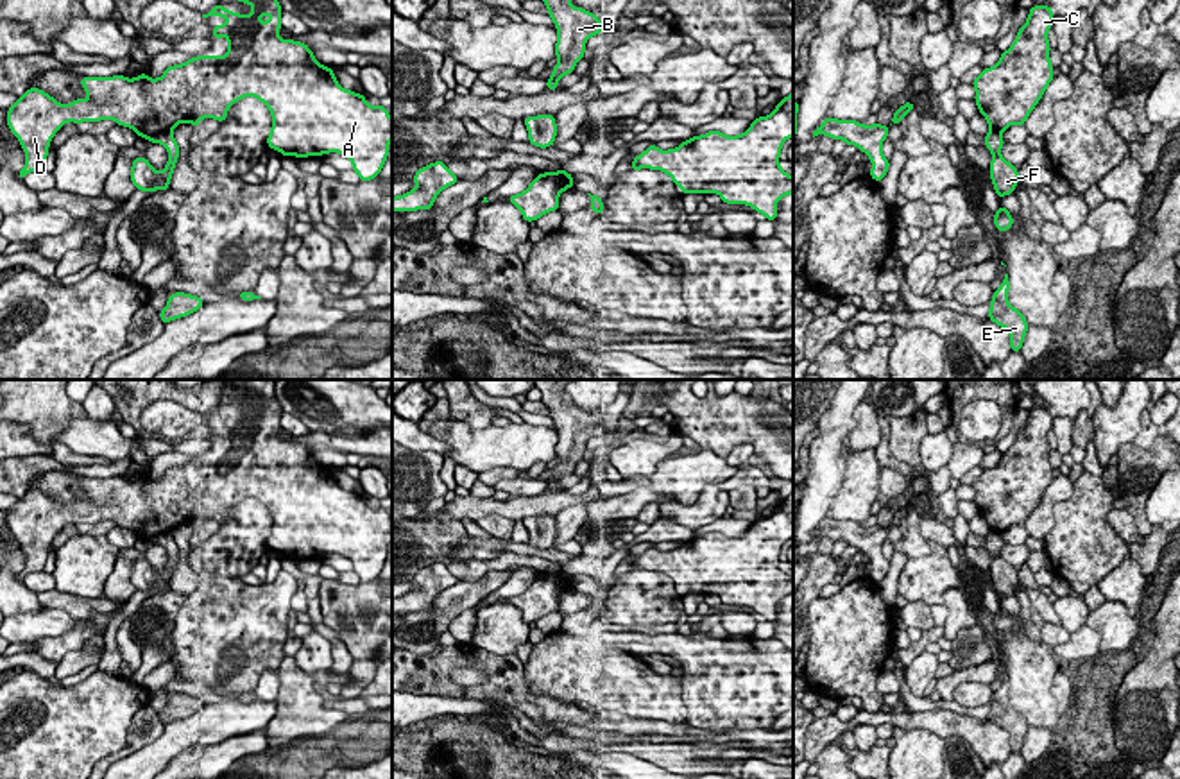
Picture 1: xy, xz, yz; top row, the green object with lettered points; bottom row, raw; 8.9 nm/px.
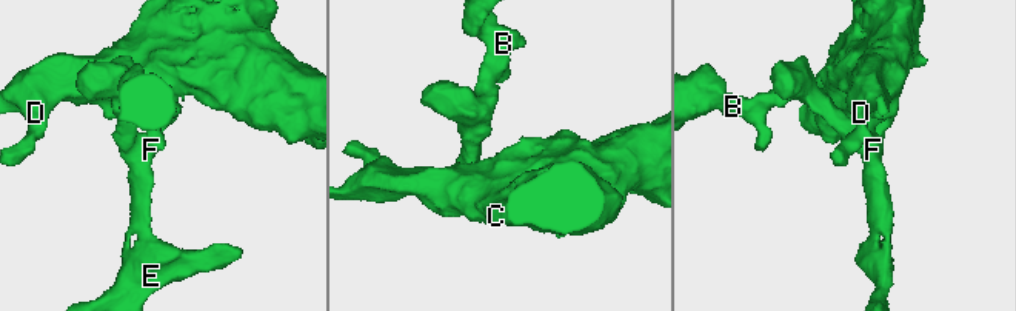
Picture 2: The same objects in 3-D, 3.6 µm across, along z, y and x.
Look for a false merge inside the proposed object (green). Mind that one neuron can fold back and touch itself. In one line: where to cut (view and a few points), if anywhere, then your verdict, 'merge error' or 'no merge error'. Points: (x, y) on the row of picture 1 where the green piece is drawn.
cut in xy along (171, 131), (160, 131), (149, 140); merge error

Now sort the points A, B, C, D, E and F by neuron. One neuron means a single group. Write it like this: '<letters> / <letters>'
A C D / B E F

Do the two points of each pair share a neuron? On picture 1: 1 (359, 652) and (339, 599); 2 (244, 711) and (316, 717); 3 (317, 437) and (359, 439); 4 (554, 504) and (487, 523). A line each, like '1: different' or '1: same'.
1: same
2: different
3: same
4: different

